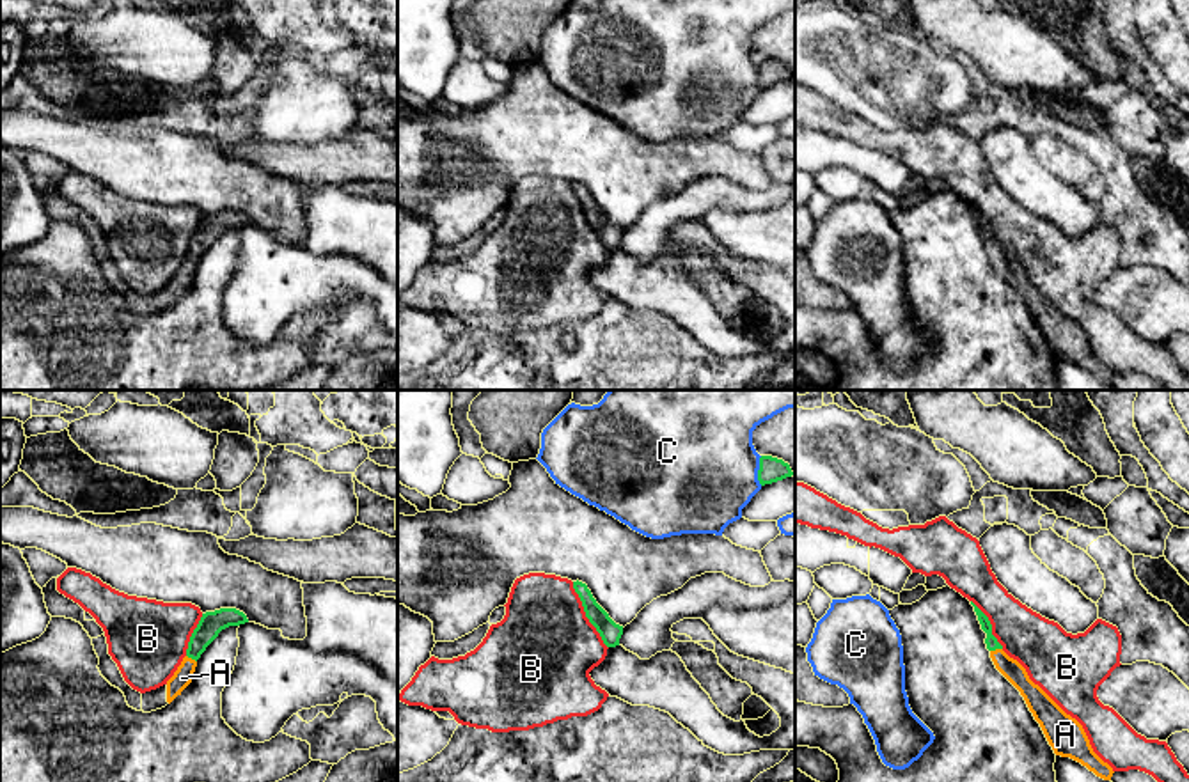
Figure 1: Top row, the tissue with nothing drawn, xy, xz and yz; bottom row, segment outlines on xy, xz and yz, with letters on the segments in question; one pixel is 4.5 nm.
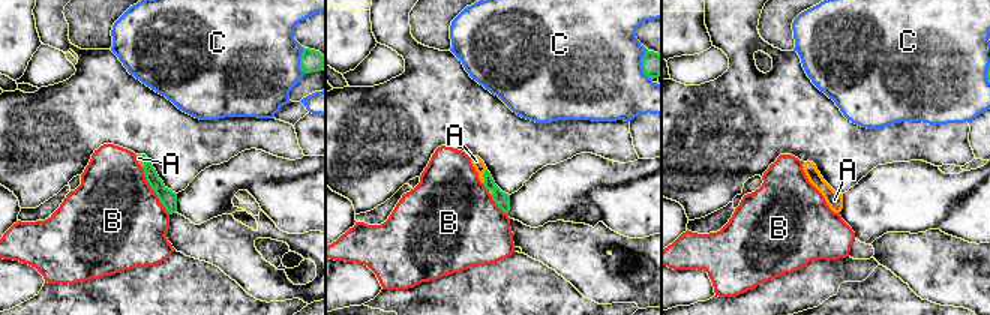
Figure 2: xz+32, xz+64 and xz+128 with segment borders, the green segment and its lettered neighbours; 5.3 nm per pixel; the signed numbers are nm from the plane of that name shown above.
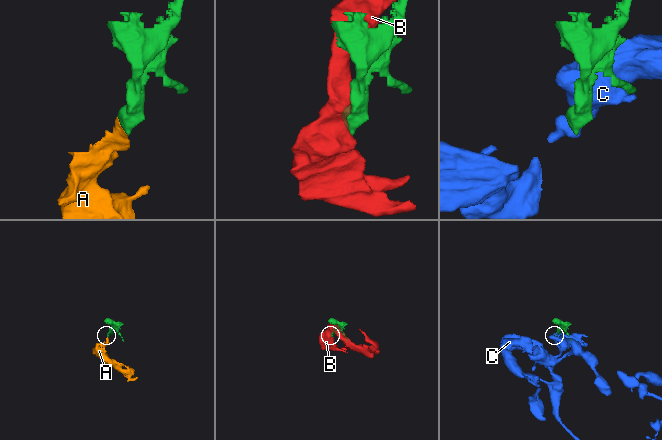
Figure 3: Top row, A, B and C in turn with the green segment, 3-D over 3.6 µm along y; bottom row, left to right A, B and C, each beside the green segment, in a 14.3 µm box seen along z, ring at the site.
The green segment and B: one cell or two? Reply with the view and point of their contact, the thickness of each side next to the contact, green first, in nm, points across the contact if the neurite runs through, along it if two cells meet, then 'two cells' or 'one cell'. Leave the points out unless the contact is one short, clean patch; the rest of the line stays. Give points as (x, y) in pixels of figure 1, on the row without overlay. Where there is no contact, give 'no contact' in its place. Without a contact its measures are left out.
xz (586, 218) | 90/460 nm | two cells

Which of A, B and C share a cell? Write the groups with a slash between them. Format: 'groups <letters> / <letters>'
groups A / B / C

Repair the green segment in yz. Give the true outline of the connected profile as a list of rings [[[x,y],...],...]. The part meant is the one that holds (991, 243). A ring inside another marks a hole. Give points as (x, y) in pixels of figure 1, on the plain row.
[[[972,204],[971,207],[974,209],[981,232],[987,236],[985,246],[996,271],[1020,294],[1054,356],[1070,360],[1086,369],[1097,379],[1111,383],[1114,376],[1113,371],[1093,355],[1083,328],[1067,317],[1038,287],[1035,287],[1017,262],[1003,254],[1003,248],[992,238],[988,220]]]

